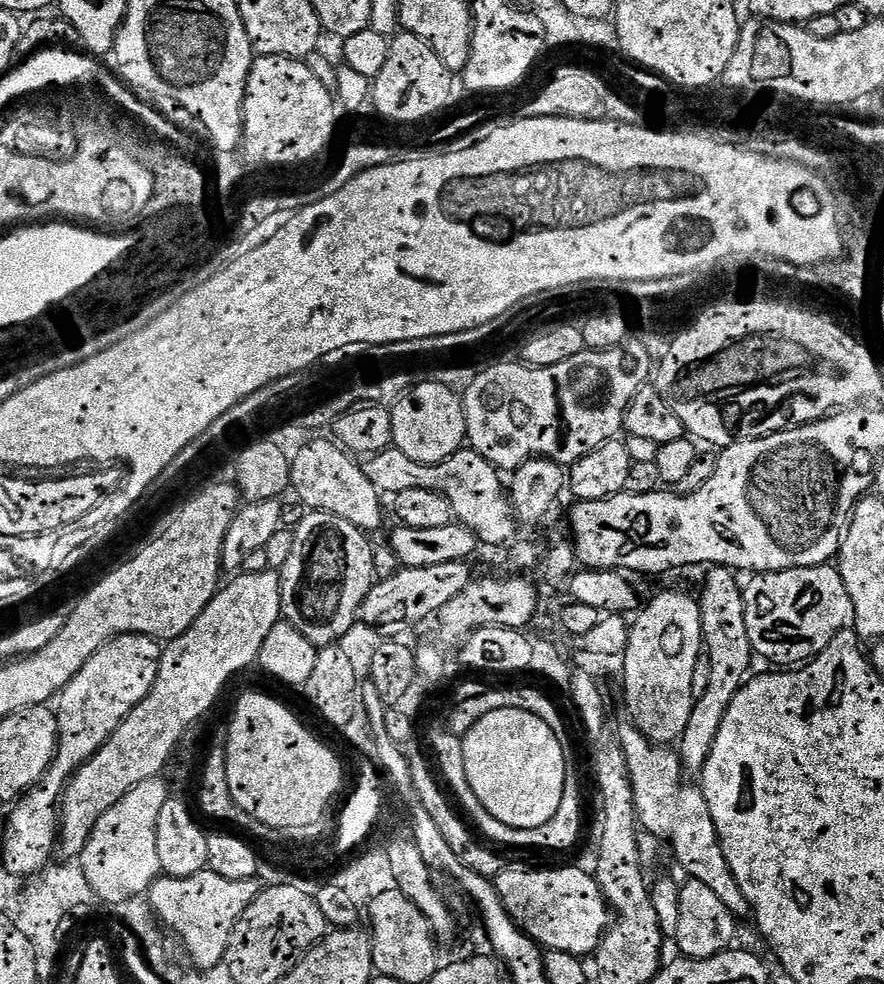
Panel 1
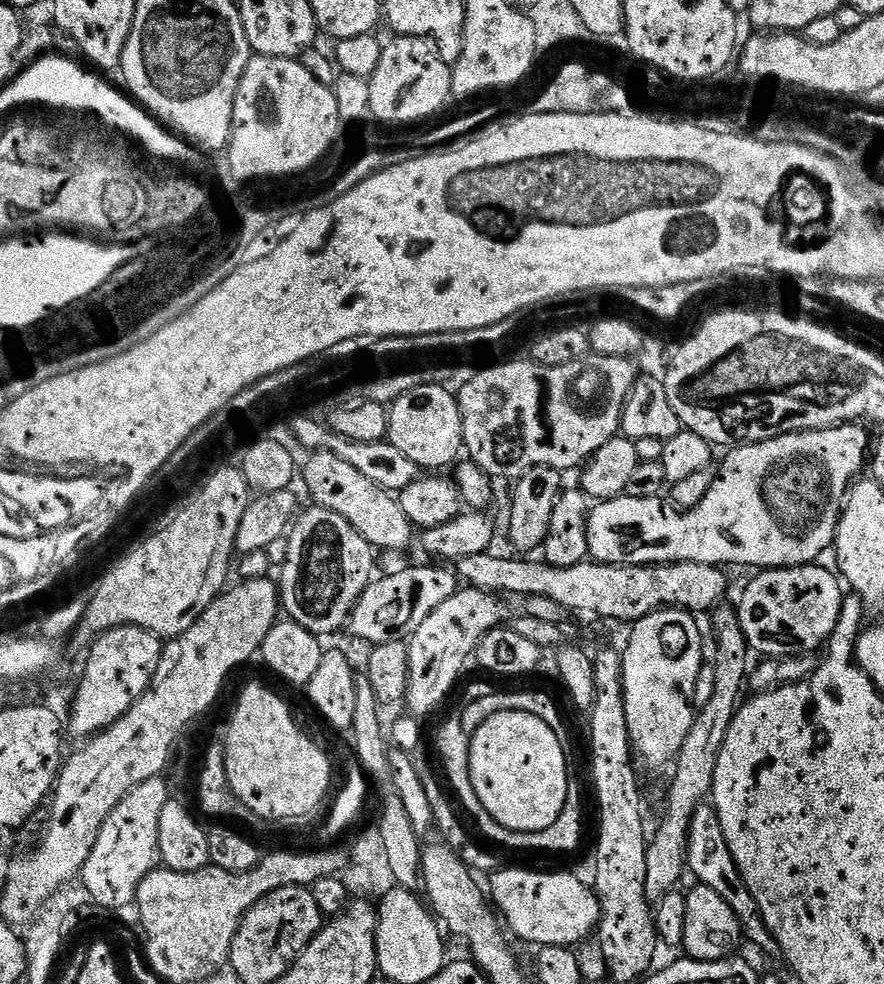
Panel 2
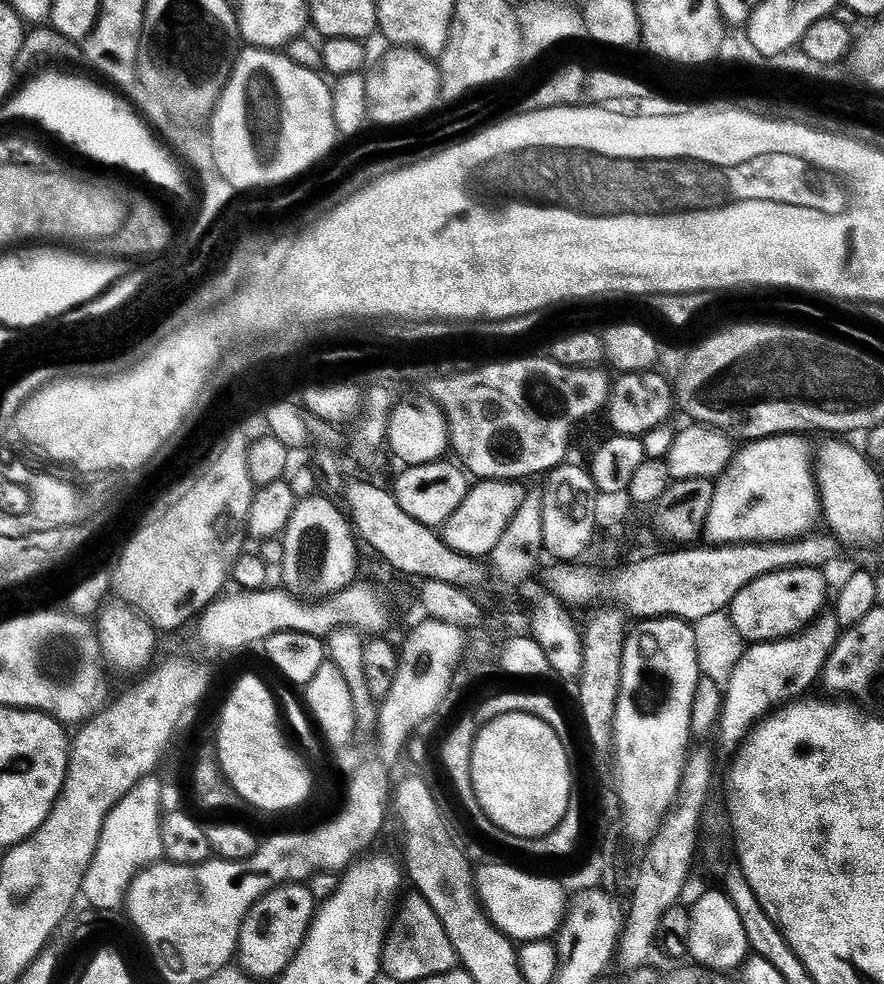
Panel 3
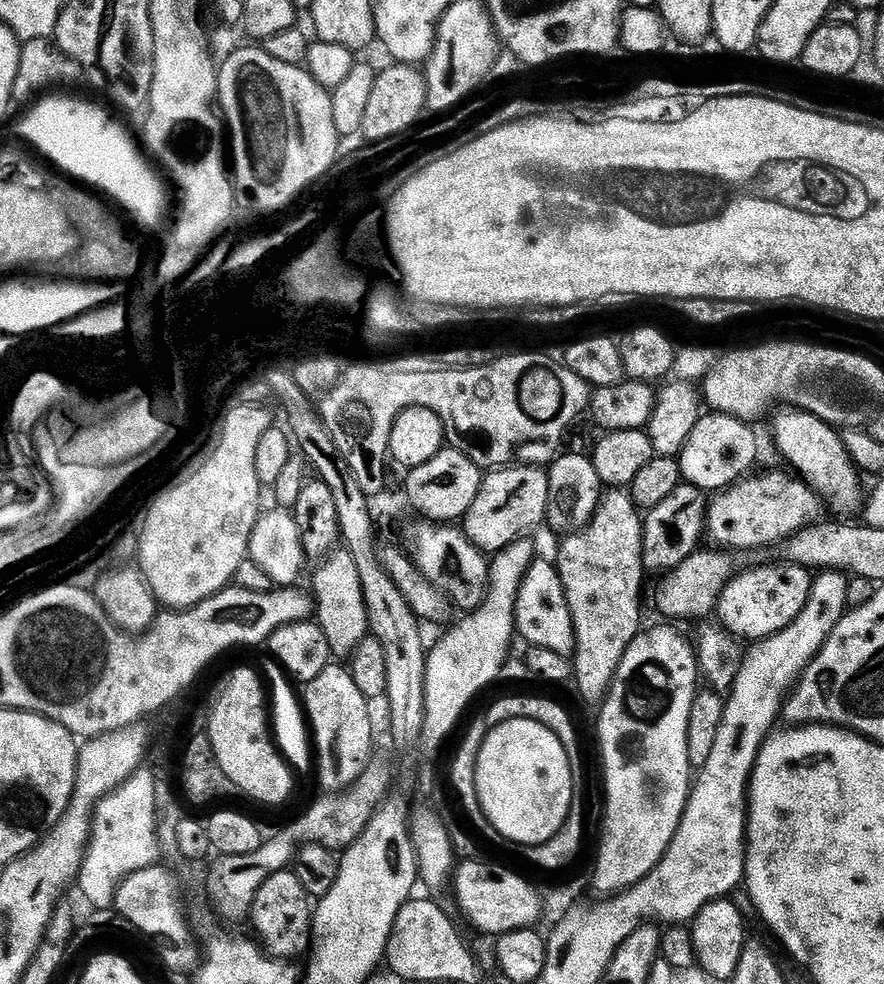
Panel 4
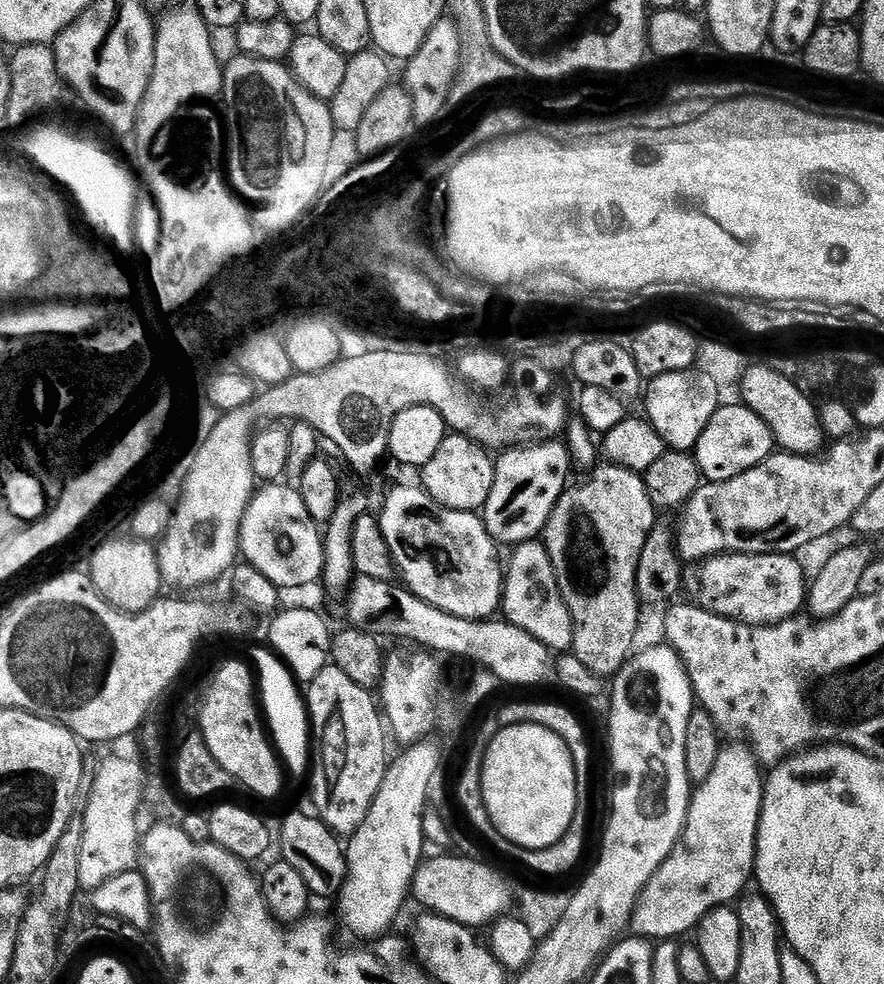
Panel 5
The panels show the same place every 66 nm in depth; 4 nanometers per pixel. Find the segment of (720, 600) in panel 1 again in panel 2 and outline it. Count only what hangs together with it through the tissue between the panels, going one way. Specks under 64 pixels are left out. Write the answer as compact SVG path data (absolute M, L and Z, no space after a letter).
M717 607L711 613L712 628L716 631L716 648L720 651L716 656L716 681L712 684L712 697L701 712L699 709L698 715L692 721L692 729L686 742L682 742L682 750L674 758L676 774L668 788L668 805L664 808L664 821L657 826L656 837L652 841L647 841L648 853L645 851L642 856L643 895L652 902L659 902L666 893L679 885L676 883L683 876L686 876L690 822L697 808L709 799L720 751L724 748L724 741L728 739L728 731L732 727L734 713L738 708L736 698L740 694L740 687L746 684L750 655L748 640L742 634L739 611L735 607L724 607Z

